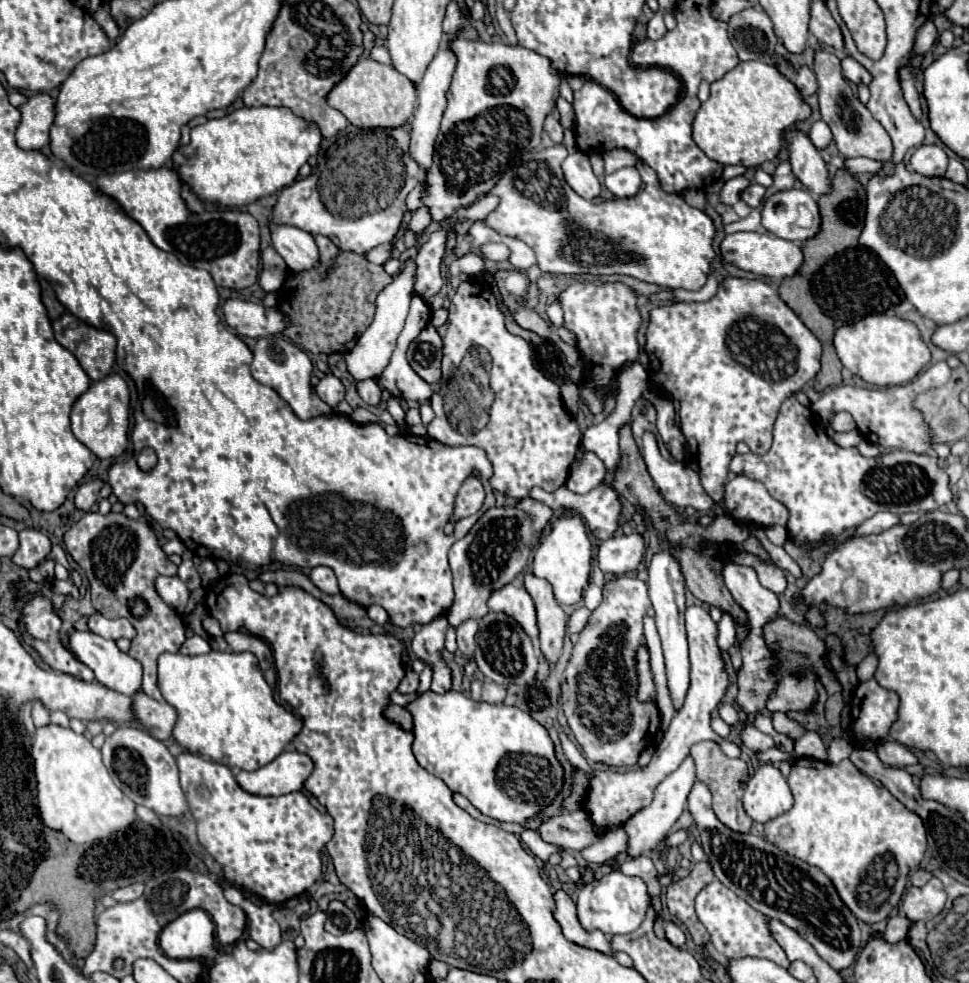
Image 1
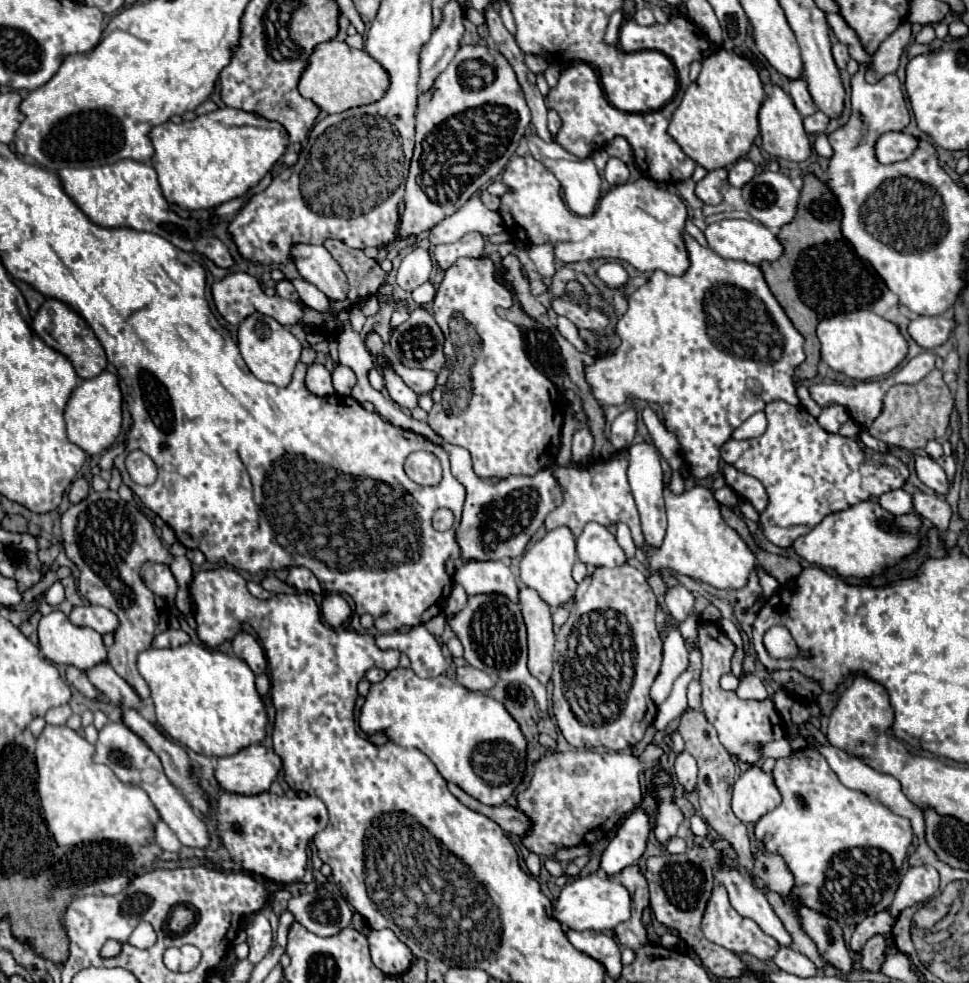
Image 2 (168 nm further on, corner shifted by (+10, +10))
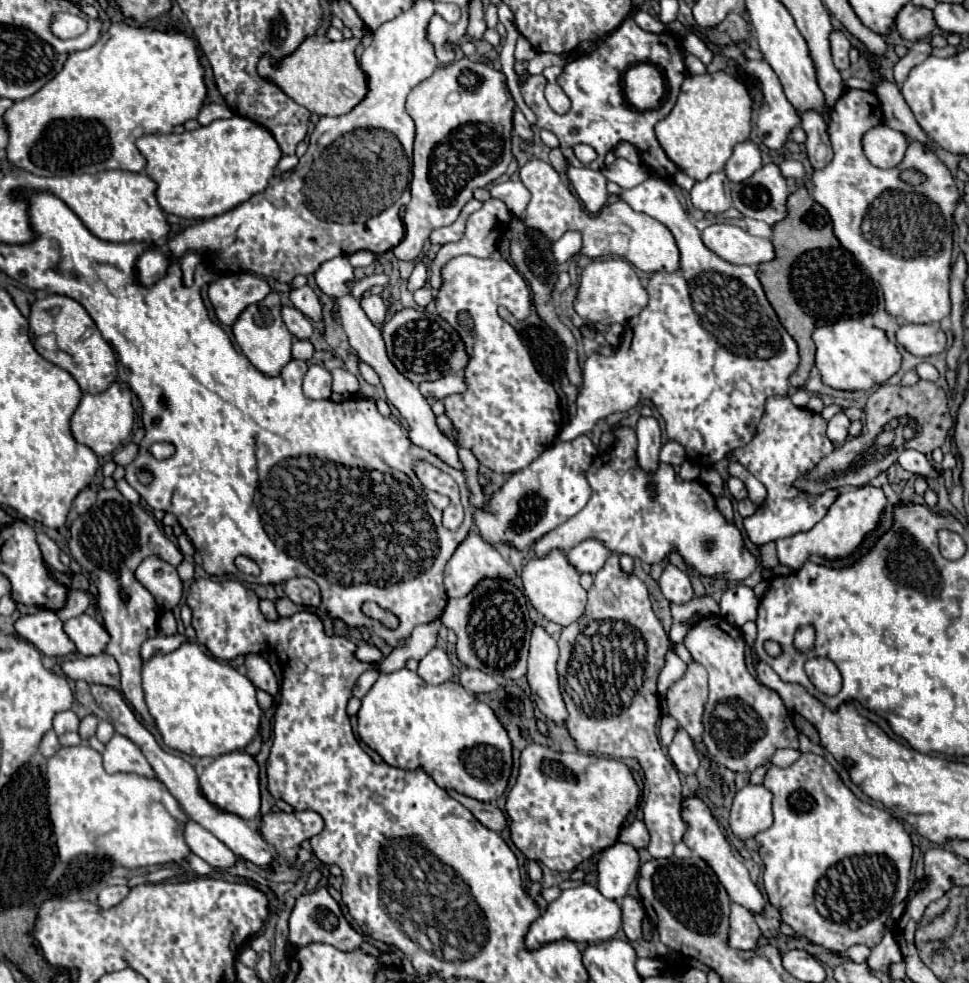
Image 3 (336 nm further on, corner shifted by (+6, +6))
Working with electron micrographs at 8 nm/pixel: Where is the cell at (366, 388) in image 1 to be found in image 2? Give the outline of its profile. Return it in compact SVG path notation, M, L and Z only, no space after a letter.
M345 365L335 367L335 371L333 371L333 387L335 387L335 391L339 395L351 395L355 383L357 383L357 377L349 367L345 367Z

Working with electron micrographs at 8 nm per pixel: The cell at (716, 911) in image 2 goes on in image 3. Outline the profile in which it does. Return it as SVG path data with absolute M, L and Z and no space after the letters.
M731 905L731 935L729 945L735 949L753 949L759 943L761 931L755 923L755 917L745 907Z

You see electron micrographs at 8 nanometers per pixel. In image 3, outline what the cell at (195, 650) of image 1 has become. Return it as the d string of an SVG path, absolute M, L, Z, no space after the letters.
M181 635L147 639L147 641L141 645L141 653L139 653L139 655L141 655L141 661L145 663L147 659L151 659L151 657L157 655L157 653L171 653L171 651L175 651L183 641L185 641L185 637L181 637Z

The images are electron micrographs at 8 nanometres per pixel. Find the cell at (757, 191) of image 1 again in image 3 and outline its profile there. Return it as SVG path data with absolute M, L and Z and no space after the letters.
M743 141L735 147L733 155L729 157L729 161L725 165L725 175L731 181L739 183L739 181L751 177L759 167L761 167L759 145L753 141Z

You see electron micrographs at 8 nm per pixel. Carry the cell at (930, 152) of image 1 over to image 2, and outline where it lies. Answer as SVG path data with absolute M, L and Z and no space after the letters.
M885 133L875 145L877 159L885 165L905 161L907 157L911 157L911 153L915 153L917 147L919 139L909 133Z

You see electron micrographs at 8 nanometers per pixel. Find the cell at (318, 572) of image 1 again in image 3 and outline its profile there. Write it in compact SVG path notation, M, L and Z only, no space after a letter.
M295 577L285 583L285 597L289 597L295 605L303 607L319 607L321 593L315 581L307 577Z

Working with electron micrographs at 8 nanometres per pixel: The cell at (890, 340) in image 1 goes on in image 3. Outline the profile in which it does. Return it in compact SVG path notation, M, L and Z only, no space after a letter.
M843 319L835 325L817 327L813 331L815 367L827 387L839 391L867 391L869 387L883 385L899 371L901 355L897 347L877 327L865 327L859 319Z

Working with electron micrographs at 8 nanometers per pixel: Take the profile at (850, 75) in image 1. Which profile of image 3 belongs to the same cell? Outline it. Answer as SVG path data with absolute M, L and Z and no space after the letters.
M833 29L831 35L829 35L829 43L831 43L831 55L833 55L835 67L839 71L849 69L849 49L851 49L849 39L841 31Z

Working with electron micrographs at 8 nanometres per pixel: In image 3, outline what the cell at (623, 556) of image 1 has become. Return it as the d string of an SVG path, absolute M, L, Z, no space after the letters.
M587 539L575 545L567 553L567 561L571 561L577 573L591 573L591 575L595 575L605 565L607 557L609 557L609 551L597 539Z

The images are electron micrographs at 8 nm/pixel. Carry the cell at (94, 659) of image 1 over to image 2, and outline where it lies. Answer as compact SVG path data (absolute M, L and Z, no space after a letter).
M53 611L49 615L43 615L39 621L39 647L45 659L65 665L75 665L79 669L93 669L95 665L101 665L107 661L107 647L103 643L103 635L95 633L95 629L79 627L69 621L67 615L61 611Z

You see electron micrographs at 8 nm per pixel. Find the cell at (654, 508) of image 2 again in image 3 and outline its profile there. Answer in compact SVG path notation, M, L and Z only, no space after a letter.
M641 417L635 425L637 433L637 457L639 465L645 471L653 471L659 463L659 451L661 451L661 429L655 417Z

